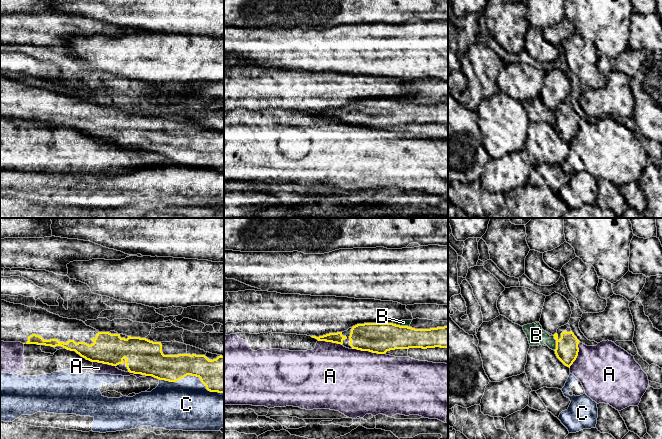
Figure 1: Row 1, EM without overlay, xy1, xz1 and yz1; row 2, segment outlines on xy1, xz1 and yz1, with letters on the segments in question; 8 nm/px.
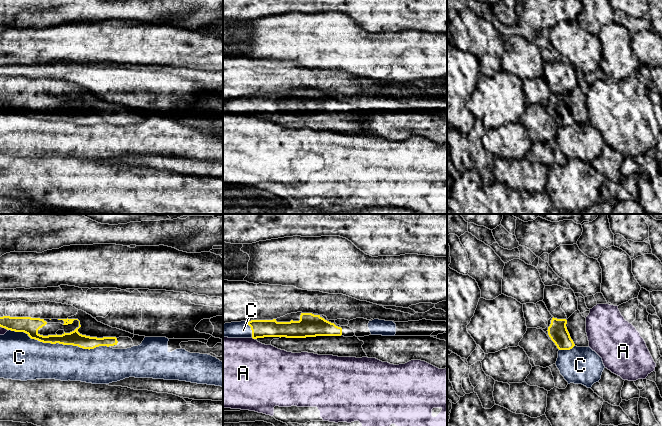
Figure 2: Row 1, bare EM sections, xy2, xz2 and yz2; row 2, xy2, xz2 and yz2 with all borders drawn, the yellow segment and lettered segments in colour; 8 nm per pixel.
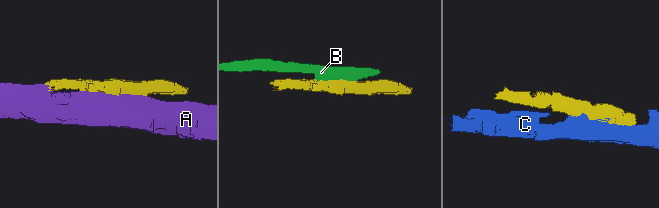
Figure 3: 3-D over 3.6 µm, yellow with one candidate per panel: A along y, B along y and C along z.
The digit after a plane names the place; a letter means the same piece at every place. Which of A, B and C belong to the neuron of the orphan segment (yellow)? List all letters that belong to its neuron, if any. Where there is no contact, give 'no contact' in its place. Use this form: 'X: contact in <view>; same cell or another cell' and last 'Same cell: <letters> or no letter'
A: contact in xz1; another cell
B: contact in xz1; another cell
C: contact in xy2; another cell
Same cell: no letter

